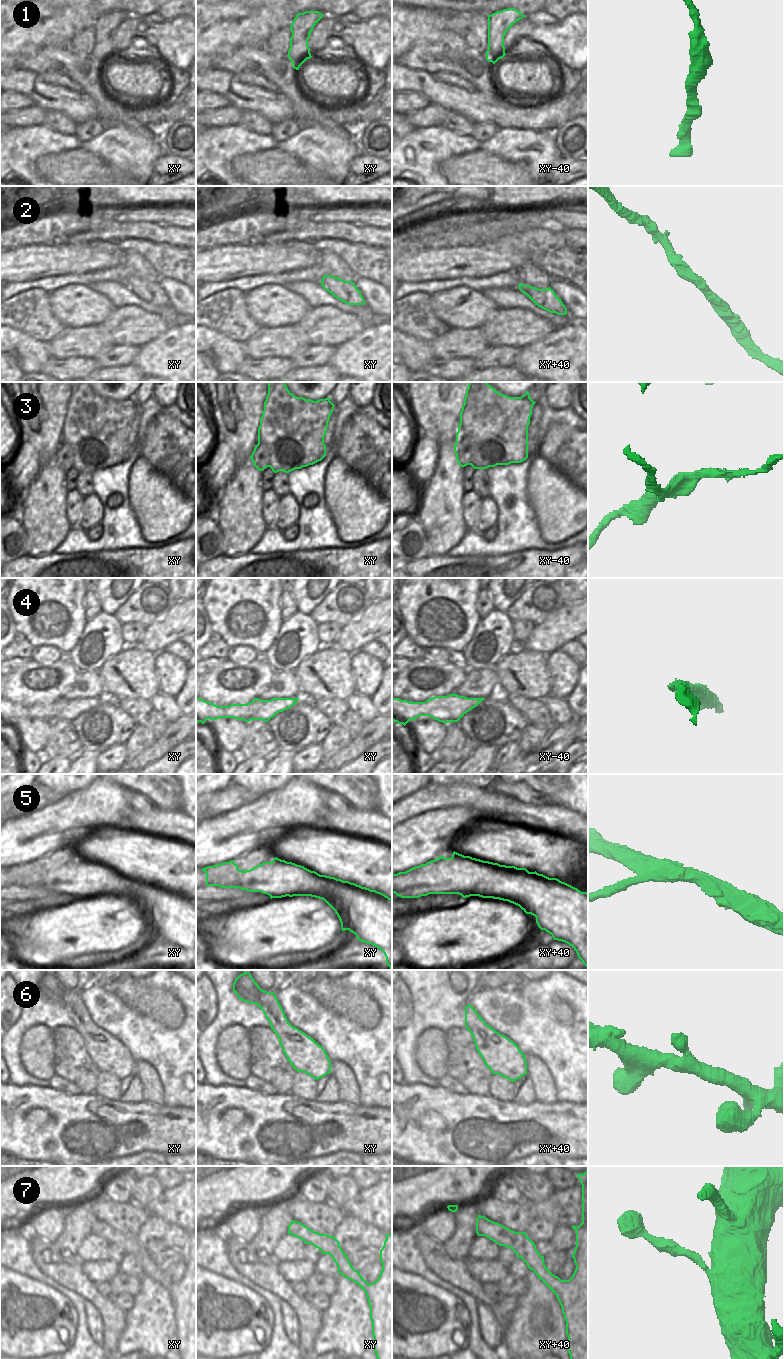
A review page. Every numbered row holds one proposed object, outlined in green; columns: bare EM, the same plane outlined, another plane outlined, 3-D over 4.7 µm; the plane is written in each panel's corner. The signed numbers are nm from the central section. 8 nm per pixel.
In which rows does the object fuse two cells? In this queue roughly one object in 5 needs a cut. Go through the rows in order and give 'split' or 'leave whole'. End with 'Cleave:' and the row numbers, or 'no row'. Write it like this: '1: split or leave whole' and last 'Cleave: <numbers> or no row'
1: leave whole
2: leave whole
3: split
4: leave whole
5: split
6: leave whole
7: leave whole
Cleave: 3, 5

